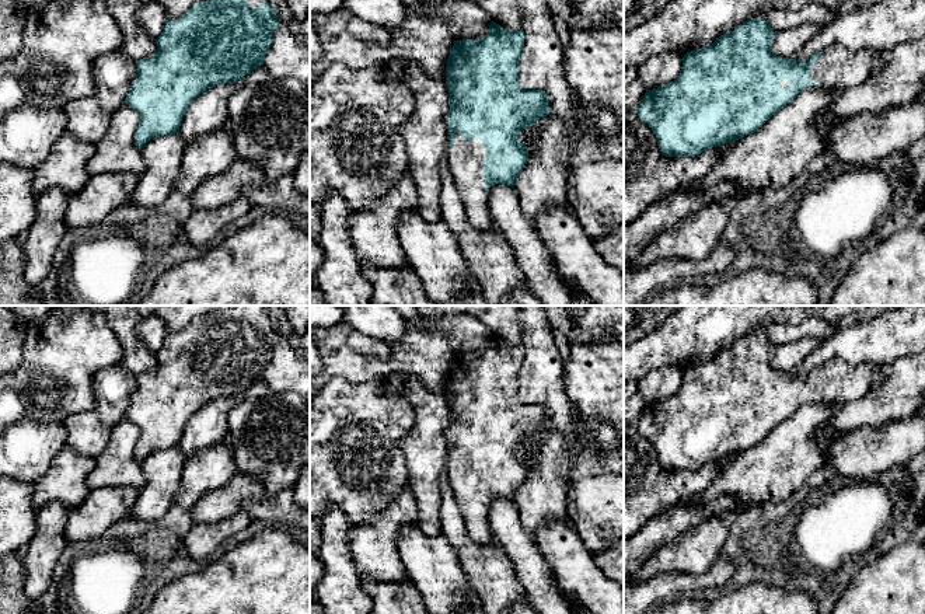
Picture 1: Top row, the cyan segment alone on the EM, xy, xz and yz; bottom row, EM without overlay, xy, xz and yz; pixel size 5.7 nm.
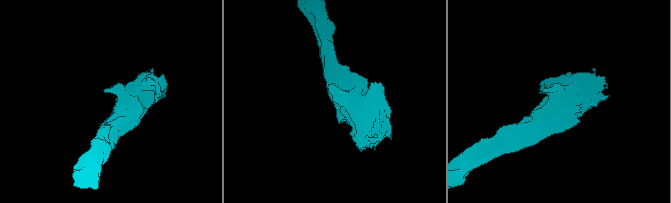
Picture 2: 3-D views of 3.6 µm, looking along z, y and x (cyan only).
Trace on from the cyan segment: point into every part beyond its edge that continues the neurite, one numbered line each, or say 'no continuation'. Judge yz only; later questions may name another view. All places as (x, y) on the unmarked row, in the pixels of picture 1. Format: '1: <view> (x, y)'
1: yz (837, 383)

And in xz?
1: xz (466, 471)

